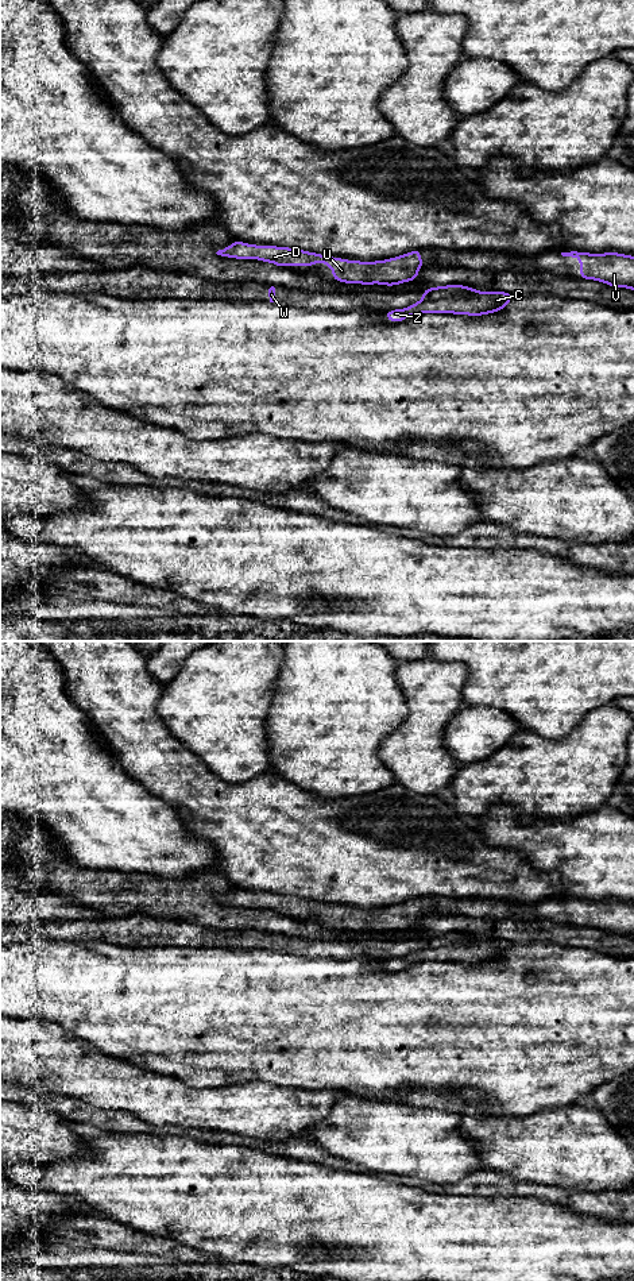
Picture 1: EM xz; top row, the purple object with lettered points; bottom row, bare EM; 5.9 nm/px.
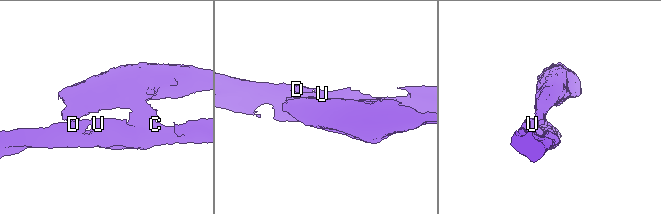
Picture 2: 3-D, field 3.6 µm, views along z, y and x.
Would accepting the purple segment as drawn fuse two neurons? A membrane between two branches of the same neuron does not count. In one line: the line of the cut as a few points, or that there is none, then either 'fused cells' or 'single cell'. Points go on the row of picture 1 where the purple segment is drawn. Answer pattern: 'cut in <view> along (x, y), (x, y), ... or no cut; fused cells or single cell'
cut in xz along (478, 290), (470, 294), (422, 300); fused cells

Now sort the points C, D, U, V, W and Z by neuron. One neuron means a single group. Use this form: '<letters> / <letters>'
C D U V Z / W

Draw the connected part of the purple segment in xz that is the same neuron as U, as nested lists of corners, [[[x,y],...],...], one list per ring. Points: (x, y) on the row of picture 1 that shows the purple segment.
[[[233,240],[229,247],[219,250],[217,255],[236,259],[259,259],[281,267],[314,266],[321,259],[322,265],[332,267],[333,279],[345,283],[386,285],[394,286],[418,278],[418,270],[425,266],[421,261],[421,250],[414,250],[401,256],[374,261],[345,261],[325,254],[309,252],[290,247],[254,246]]]

